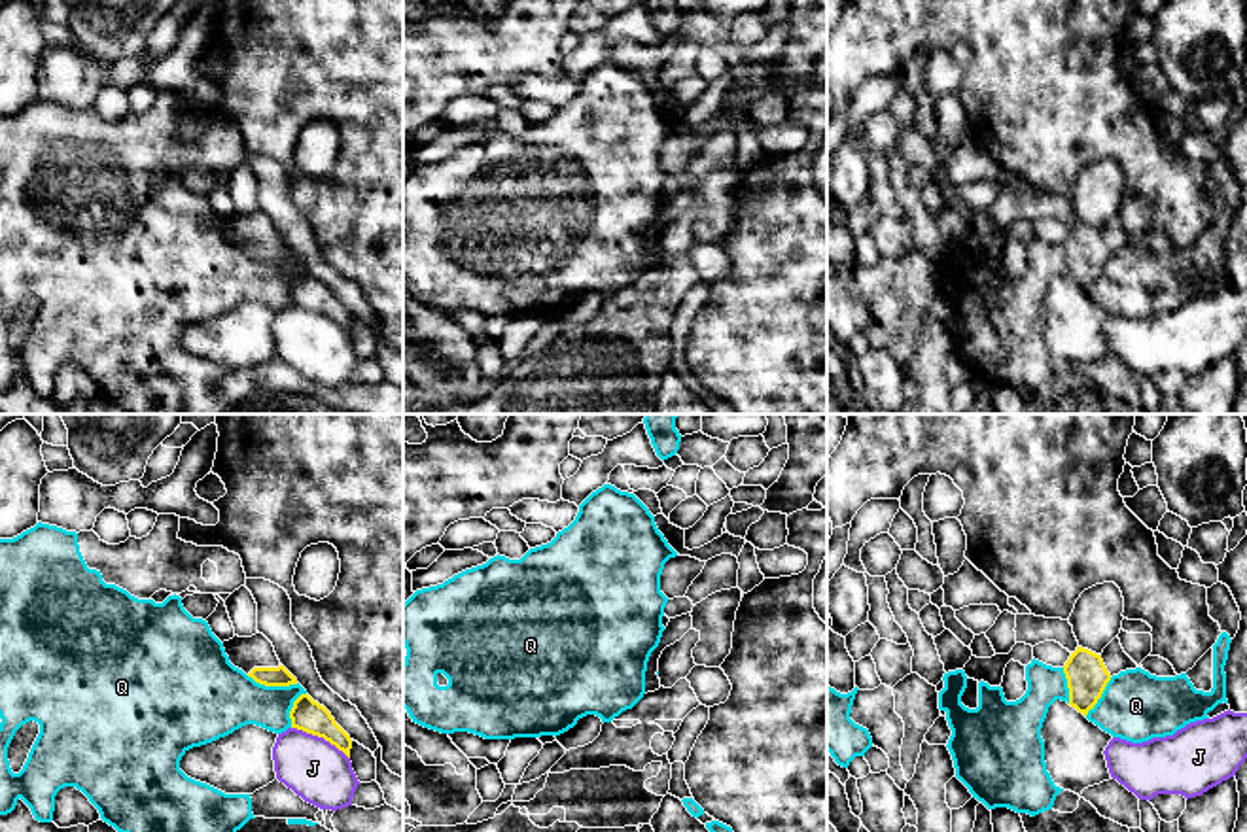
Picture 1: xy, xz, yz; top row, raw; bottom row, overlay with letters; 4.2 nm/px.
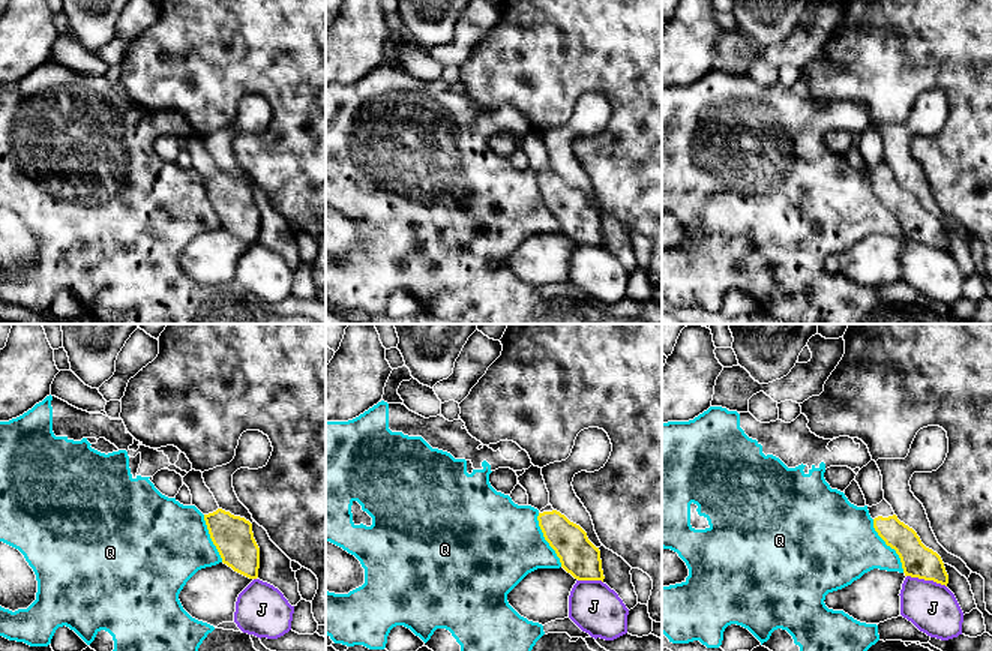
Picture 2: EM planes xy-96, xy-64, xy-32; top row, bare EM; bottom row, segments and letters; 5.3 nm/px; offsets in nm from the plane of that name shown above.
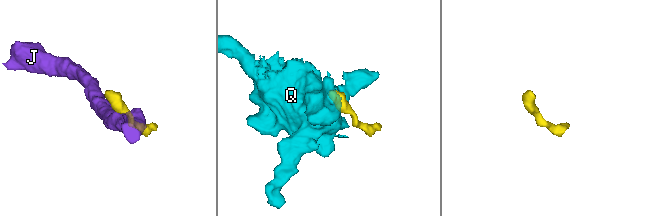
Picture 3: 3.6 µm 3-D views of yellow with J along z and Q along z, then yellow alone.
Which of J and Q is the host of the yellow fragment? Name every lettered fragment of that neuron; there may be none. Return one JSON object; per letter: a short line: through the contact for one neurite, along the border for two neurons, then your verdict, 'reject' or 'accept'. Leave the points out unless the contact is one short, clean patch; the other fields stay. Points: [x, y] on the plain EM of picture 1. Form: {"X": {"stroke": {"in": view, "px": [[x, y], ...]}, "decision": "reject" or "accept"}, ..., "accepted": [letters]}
{"J": {"stroke": {"in": "xy", "px": [[292, 303], [322, 312], [349, 335]]}, "decision": "reject"}, "Q": {"decision": "reject"}, "accepted": []}

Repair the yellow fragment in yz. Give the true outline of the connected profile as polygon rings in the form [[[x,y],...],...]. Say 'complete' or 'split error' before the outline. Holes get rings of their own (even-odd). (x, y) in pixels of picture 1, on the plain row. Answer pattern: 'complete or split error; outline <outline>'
split error; outline [[[1115,214],[1101,231],[1077,223],[1063,242],[1069,265],[1069,282],[1084,293],[1101,274],[1113,251],[1137,242],[1122,225],[1120,216]]]

